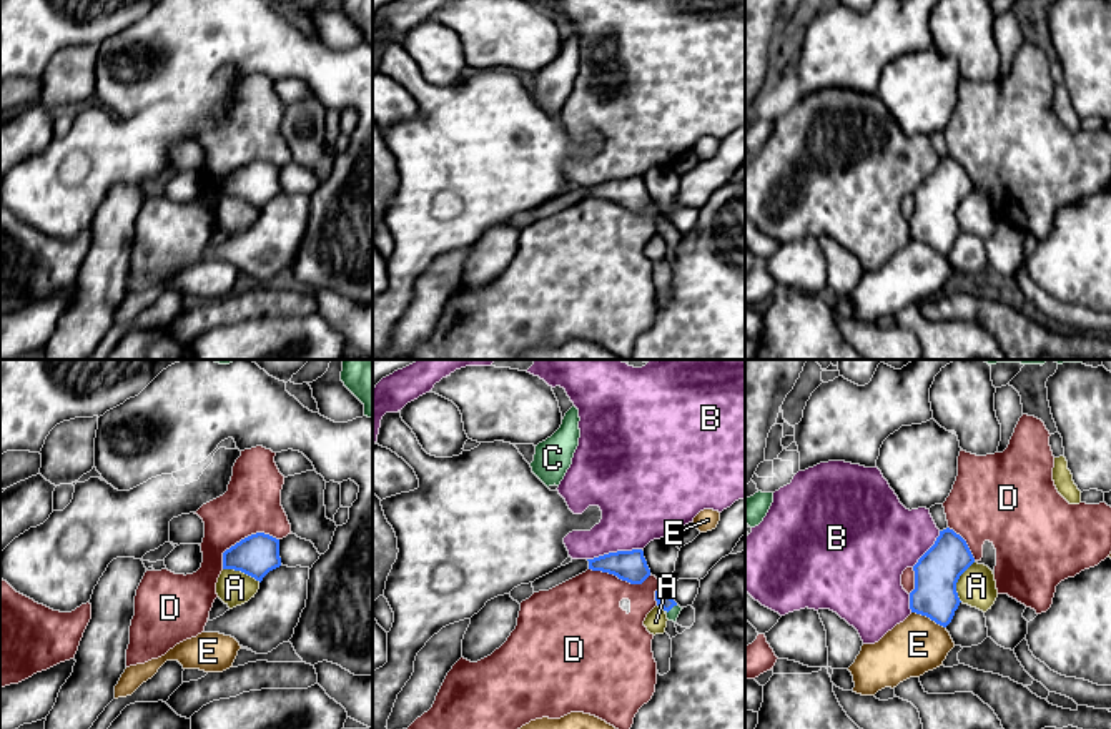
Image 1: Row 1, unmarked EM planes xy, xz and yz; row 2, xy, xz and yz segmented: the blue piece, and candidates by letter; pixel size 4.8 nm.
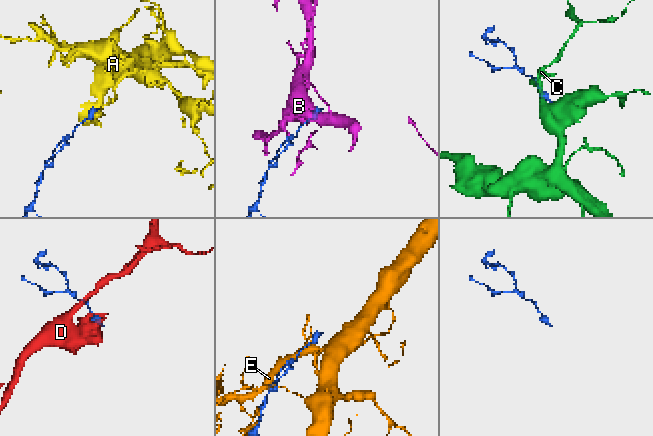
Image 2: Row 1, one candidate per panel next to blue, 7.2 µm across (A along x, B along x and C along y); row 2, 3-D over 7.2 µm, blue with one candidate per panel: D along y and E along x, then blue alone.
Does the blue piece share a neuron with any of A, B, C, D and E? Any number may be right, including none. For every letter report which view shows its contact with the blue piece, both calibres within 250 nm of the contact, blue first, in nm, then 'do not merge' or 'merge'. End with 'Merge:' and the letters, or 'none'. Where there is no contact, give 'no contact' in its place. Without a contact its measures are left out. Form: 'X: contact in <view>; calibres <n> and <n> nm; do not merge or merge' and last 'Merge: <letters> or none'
A: contact in yz; calibres 220 and 190 nm; do not merge
B: contact in xz; calibres 150 and 340 nm; do not merge
C: contact in xz; calibres 80 and 60 nm; merge
D: contact in xy; calibres 200 and 280 nm; do not merge
E: contact in yz; calibres 220 and 280 nm; do not merge
Merge: C

